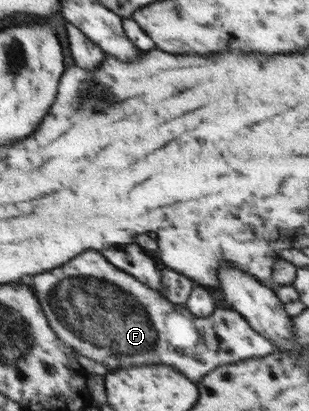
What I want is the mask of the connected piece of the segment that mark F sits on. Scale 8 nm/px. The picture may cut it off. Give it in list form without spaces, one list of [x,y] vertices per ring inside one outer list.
[[[100,251],[81,253],[81,257],[75,257],[61,269],[27,277],[22,282],[36,289],[37,297],[48,314],[49,324],[57,336],[77,353],[102,362],[109,369],[127,367],[133,363],[163,363],[177,367],[189,379],[200,383],[209,372],[222,365],[265,357],[279,351],[269,337],[257,333],[249,321],[231,307],[217,307],[209,317],[197,317],[193,313],[197,343],[183,347],[183,317],[191,312],[188,307],[169,301],[165,295],[144,285],[133,274],[113,265]]]

